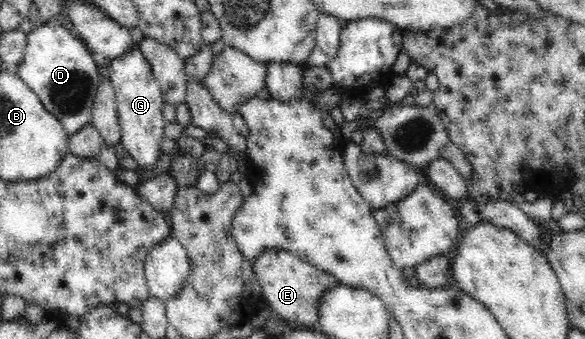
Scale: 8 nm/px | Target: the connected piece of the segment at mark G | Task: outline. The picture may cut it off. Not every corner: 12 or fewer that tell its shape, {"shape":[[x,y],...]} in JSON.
{"shape":[[139,44],[111,60],[120,141],[142,169],[162,153],[164,100]]}

